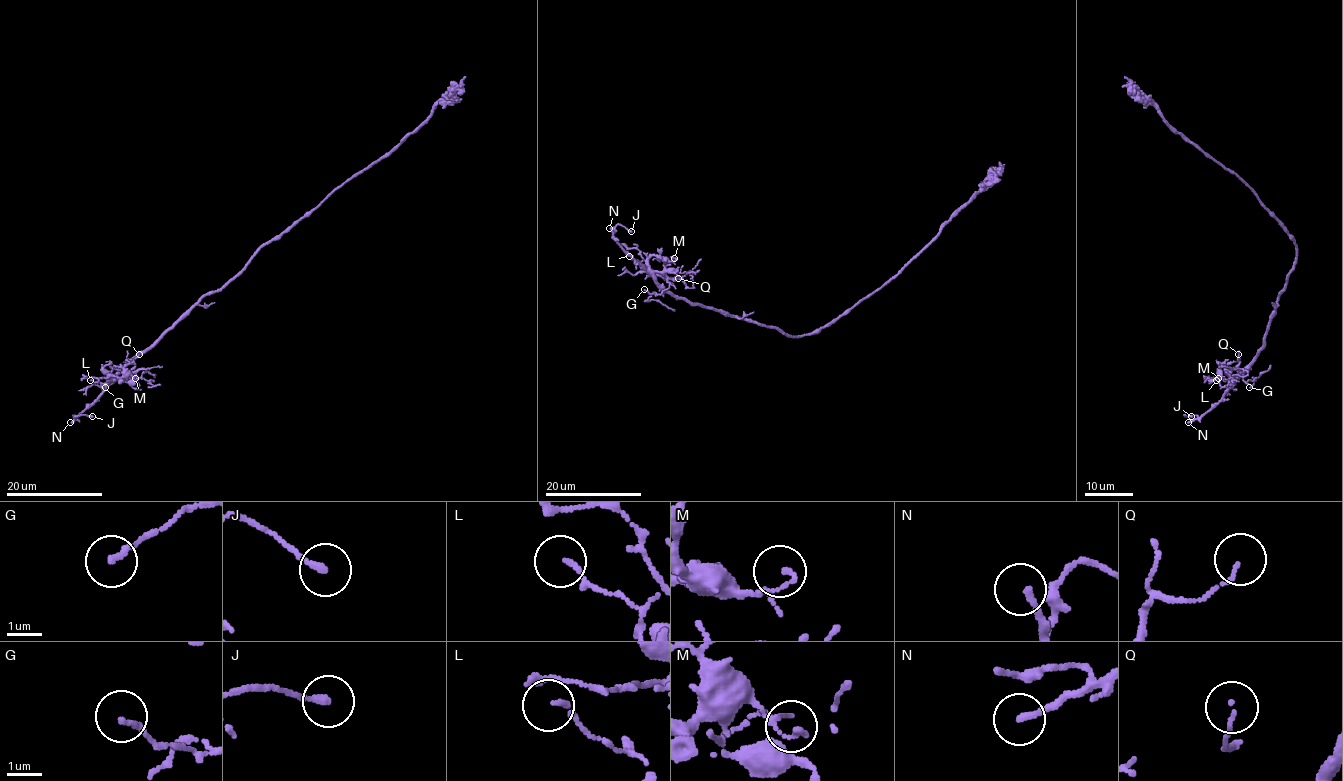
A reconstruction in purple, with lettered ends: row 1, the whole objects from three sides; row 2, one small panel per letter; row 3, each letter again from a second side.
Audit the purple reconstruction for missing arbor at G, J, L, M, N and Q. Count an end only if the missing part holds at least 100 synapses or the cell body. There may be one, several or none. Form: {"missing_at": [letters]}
{"missing_at": ["N"]}

